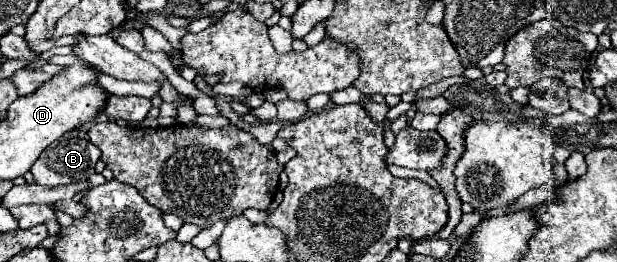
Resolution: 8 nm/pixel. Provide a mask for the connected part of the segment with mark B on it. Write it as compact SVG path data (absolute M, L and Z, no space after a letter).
M76 128L72 132L66 132L56 142L52 142L40 154L40 158L34 162L30 172L34 174L36 184L42 184L42 186L64 186L64 184L72 184L72 182L84 182L94 174L94 166L96 166L98 158L100 158L100 150L88 140L86 130Z

